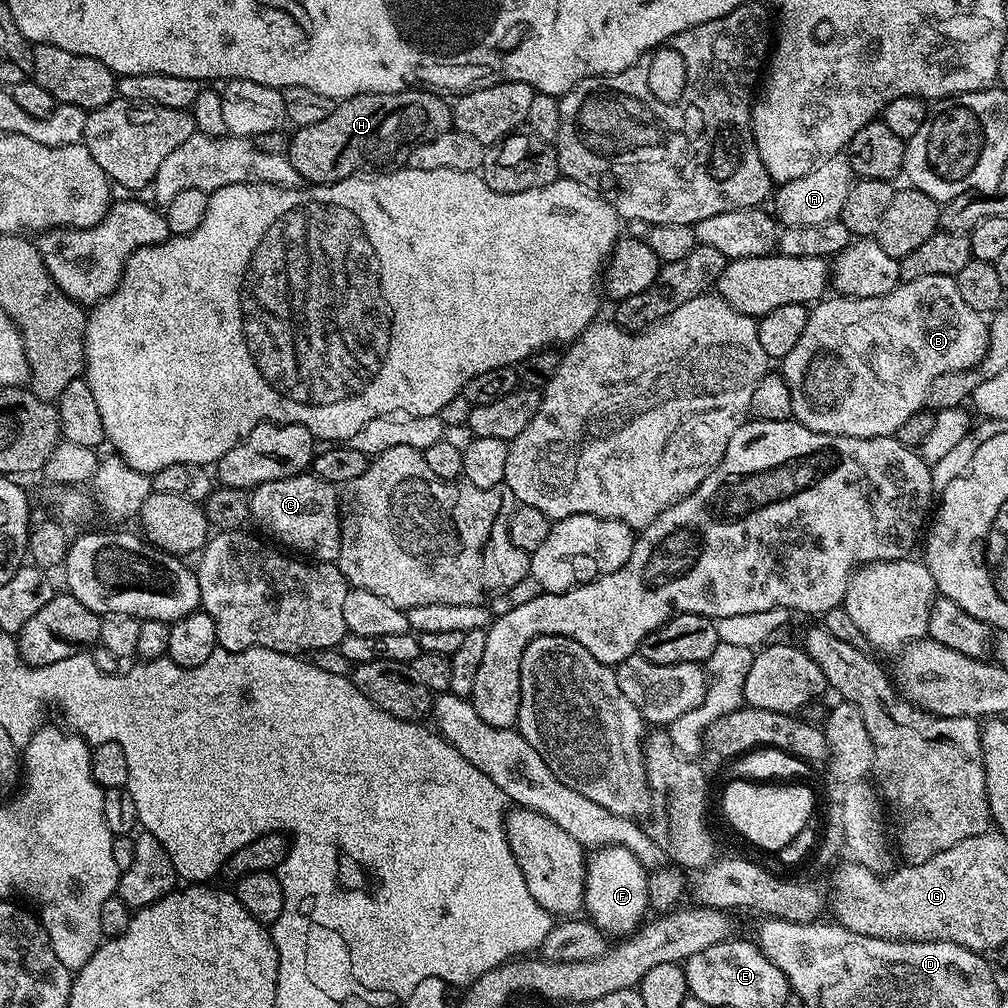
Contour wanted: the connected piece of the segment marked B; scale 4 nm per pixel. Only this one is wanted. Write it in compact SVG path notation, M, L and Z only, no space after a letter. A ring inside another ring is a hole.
M955 276L904 280L893 292L878 298L839 294L831 298L821 299L809 311L802 338L782 361L782 375L790 386L791 419L815 432L854 438L895 436L910 414L928 404L930 382L938 374L974 368L988 349L989 321L962 299Z

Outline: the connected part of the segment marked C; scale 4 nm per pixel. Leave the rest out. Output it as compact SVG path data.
M311 474L260 484L250 492L250 516L270 535L277 536L285 544L285 549L293 548L288 550L301 557L311 558L316 562L335 562L338 558L340 502L337 485L328 484L322 478Z

